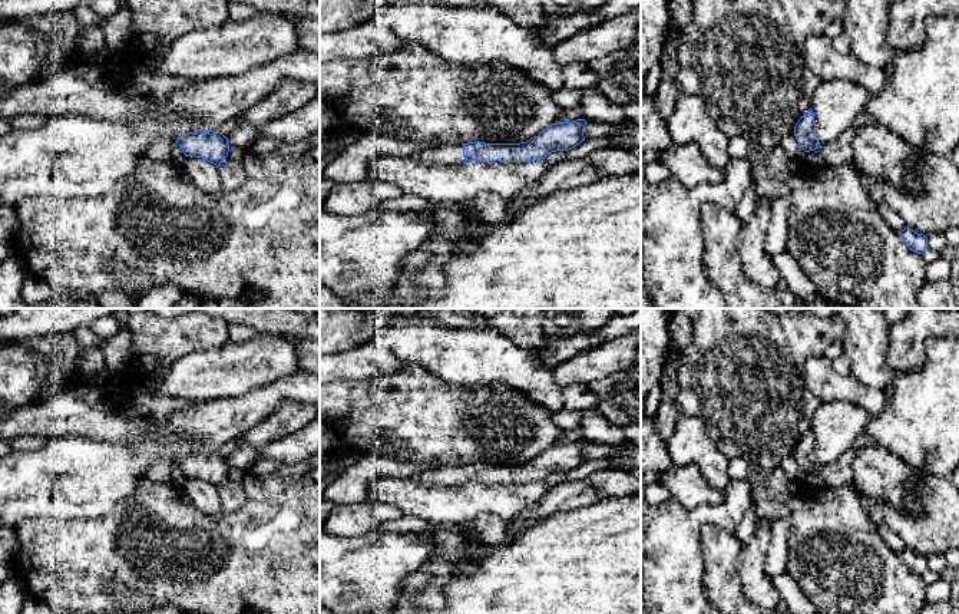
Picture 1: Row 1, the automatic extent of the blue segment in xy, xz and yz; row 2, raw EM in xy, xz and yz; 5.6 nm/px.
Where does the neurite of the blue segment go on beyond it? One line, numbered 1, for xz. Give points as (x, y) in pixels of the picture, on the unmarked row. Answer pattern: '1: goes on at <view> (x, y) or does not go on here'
1: goes on at xz (449, 475)

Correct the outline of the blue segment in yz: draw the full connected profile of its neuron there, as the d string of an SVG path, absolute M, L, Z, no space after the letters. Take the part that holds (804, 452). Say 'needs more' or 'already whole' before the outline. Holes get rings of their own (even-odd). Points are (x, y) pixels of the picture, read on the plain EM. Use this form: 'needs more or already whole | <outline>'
already whole | M810 429L796 445L794 458L798 466L806 472L814 472L820 468L820 463L816 458L816 442L814 433Z

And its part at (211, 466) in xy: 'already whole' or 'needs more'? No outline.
already whole

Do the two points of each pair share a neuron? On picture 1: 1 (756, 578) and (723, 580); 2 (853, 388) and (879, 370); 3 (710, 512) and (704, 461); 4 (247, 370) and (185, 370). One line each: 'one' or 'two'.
1: two
2: two
3: two
4: one

